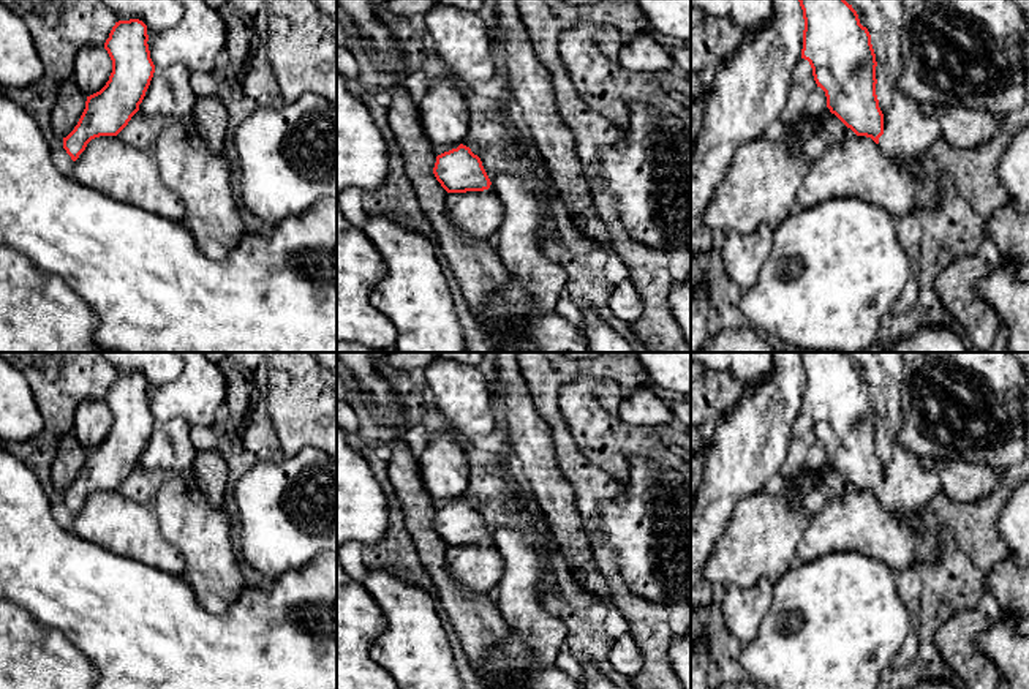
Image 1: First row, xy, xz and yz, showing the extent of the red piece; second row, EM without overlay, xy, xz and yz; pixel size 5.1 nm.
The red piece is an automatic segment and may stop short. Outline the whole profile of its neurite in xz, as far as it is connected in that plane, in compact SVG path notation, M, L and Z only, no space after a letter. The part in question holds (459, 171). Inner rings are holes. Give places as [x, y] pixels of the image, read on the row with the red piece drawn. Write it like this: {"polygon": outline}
{"polygon": "M460 144L457 149L436 156L433 174L447 191L446 210L450 221L460 229L468 243L482 243L488 235L499 231L506 209L499 196L490 188L492 182L477 155Z"}

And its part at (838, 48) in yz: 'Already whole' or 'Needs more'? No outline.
Needs more

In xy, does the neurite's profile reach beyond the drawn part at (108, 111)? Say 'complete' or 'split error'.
split error

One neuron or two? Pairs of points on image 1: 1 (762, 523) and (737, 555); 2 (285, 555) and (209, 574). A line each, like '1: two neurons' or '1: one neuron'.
1: one neuron
2: two neurons

